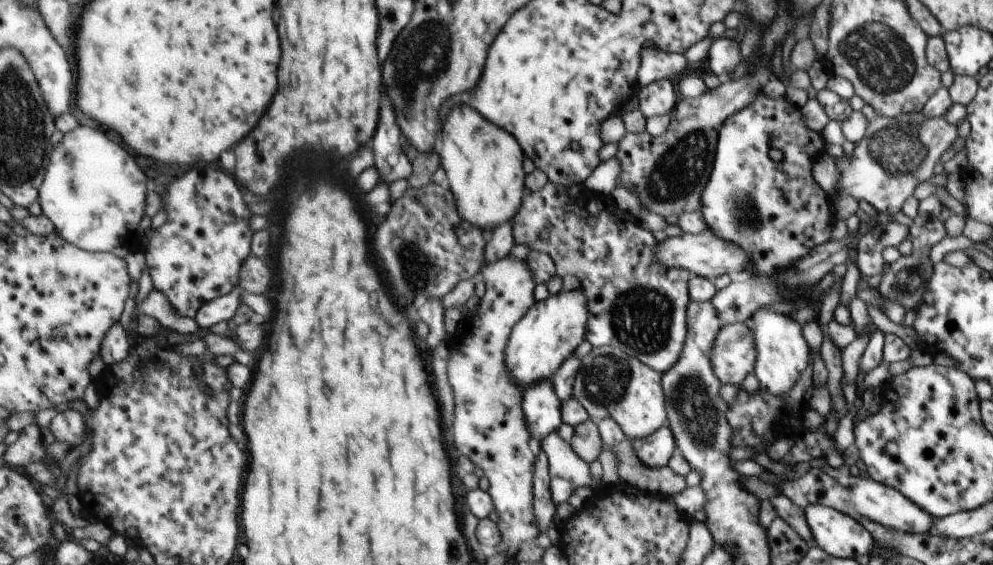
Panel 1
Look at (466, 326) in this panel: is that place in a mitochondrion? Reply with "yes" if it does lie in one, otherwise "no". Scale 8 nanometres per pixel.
no

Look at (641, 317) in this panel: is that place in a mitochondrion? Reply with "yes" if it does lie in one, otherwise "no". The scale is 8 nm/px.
yes

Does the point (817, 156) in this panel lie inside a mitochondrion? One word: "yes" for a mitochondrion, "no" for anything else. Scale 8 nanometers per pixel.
no

